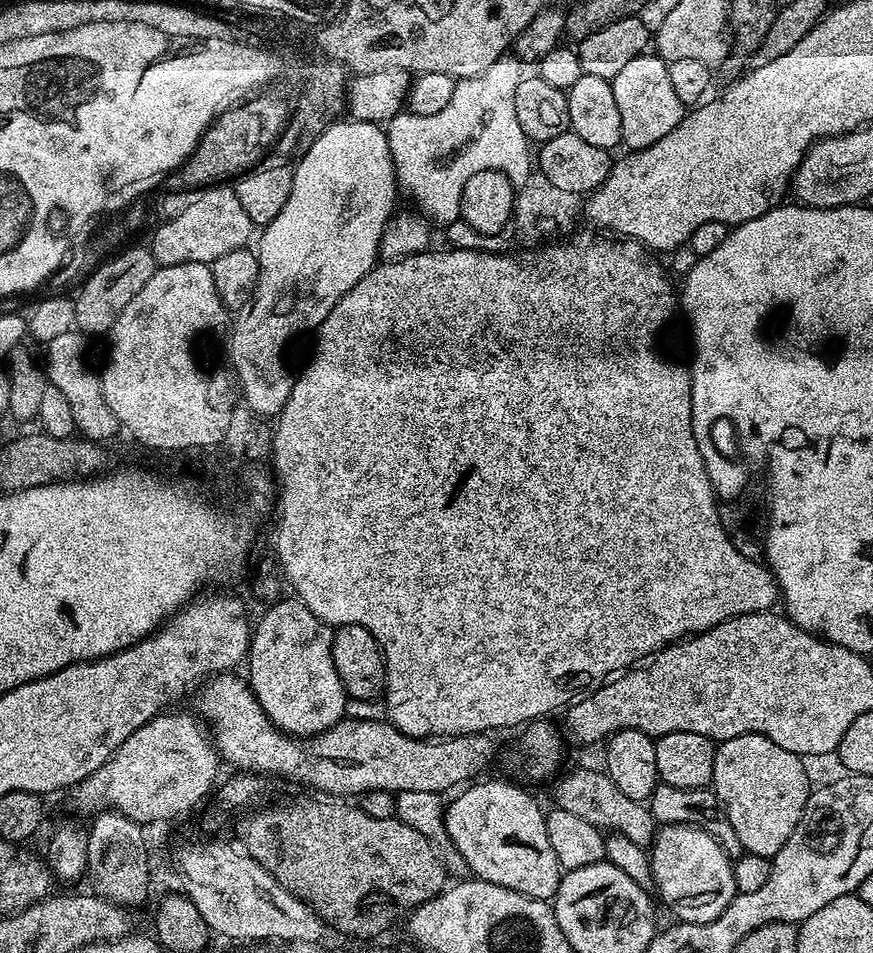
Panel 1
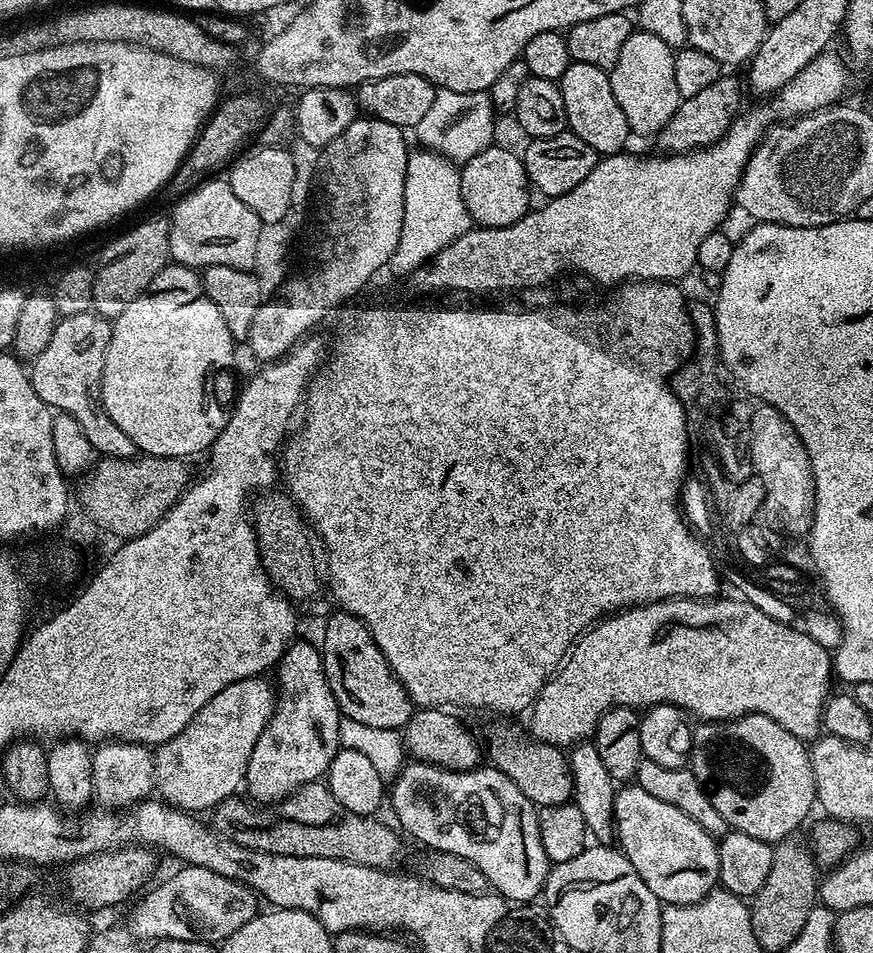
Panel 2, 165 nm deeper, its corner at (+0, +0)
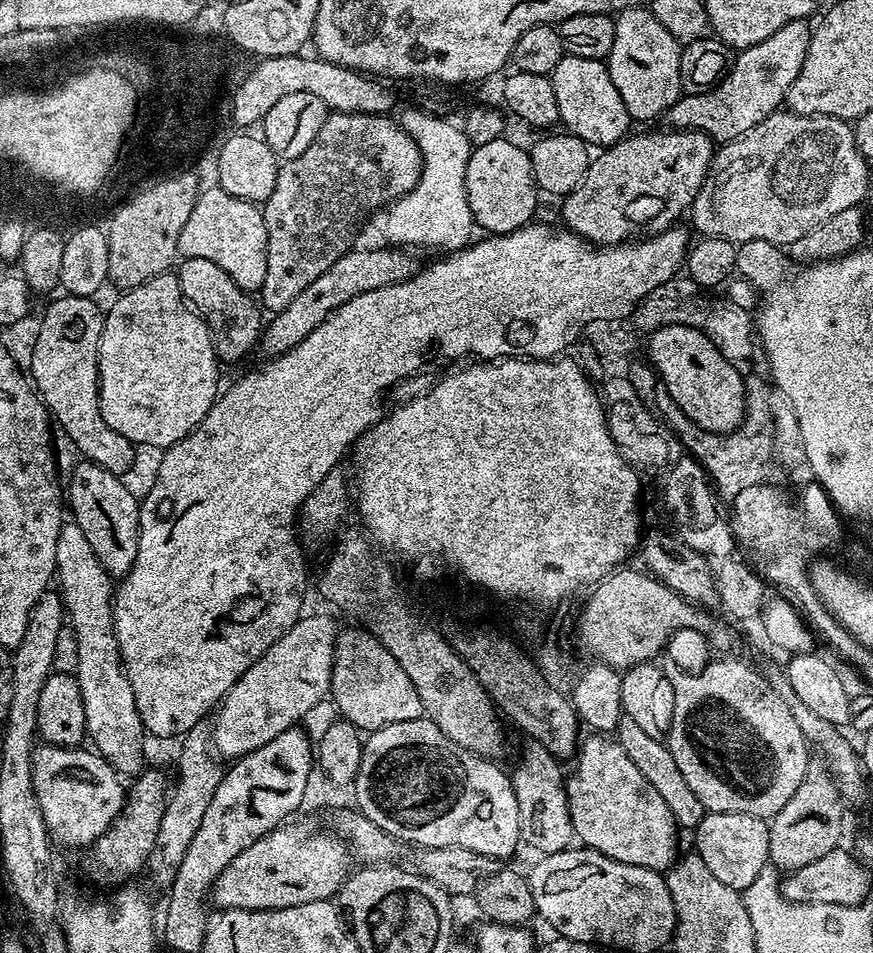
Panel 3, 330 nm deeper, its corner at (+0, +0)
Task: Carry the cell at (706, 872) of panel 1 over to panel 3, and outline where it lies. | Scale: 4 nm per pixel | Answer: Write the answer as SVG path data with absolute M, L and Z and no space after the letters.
M608 734L585 735L574 757L574 763L576 765L573 766L572 772L570 768L566 787L575 839L583 847L592 848L595 852L601 852L630 866L642 866L659 873L671 868L678 859L676 819L670 814L666 802L662 802L658 790L654 790L654 786L650 786L650 782L642 778L642 770L638 770L638 766L630 762L630 754L622 750L619 740Z

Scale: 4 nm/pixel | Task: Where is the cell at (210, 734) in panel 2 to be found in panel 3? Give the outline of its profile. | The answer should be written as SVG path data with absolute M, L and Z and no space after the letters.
M301 615L300 620L224 695L212 724L212 747L221 757L249 756L278 734L301 723L306 710L329 695L338 627L328 616Z

